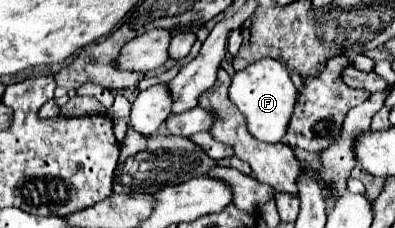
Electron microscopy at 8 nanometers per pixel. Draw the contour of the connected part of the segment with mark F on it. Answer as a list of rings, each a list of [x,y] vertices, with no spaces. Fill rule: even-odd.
[[[262,59],[248,65],[244,71],[234,73],[230,85],[230,99],[248,119],[248,131],[252,133],[252,137],[264,143],[278,143],[288,131],[292,111],[298,101],[298,91],[288,71],[276,59]]]

